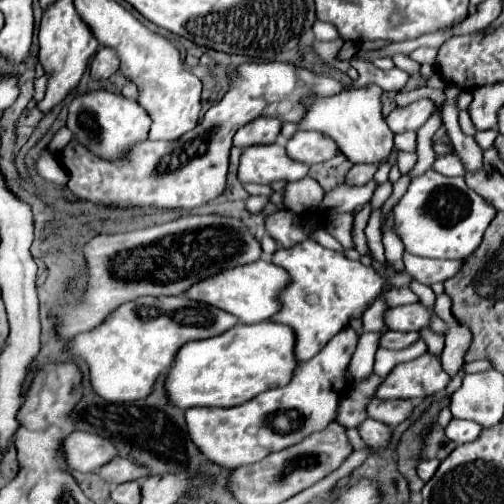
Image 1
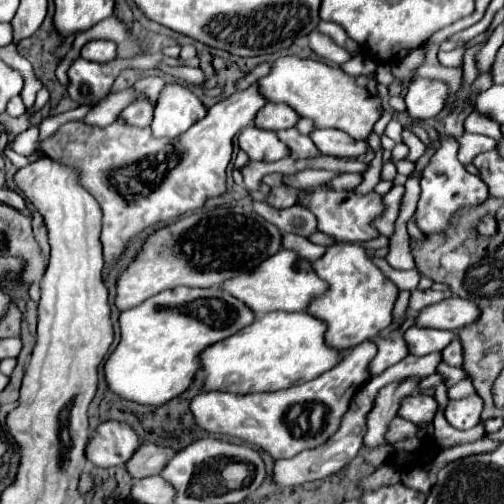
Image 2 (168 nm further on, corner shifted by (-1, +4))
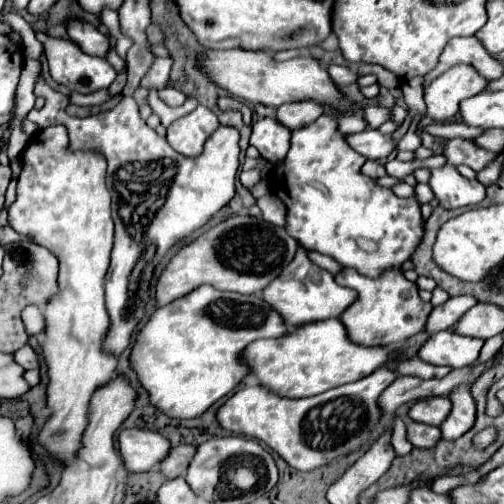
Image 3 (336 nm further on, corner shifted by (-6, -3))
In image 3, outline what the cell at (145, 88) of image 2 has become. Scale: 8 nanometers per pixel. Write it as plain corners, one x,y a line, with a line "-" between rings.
165,88
165,90
159,92
159,98
161,98
167,106
181,106
187,96
185,96
183,92
175,90
175,88

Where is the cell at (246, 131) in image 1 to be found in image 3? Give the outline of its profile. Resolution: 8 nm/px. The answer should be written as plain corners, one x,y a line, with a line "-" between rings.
301,100
295,104
283,104
277,108
277,120
289,130
303,128
315,122
323,114
323,106
317,100

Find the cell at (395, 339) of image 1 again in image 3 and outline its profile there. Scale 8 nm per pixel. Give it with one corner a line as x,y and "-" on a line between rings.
445,330
429,336
429,340
419,350
419,358
437,366
463,368
479,358
483,344
485,340
481,338
469,338
453,330

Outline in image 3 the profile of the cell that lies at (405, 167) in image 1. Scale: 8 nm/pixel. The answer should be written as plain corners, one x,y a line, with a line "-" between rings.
421,114
421,116
417,116
417,118
415,118
415,120
411,122
409,126
409,130
397,145
398,150
407,149
407,150
415,151
417,148
421,146
422,144
421,138
418,135
416,135
414,132
419,122
421,122
421,120
425,118
425,116
427,116
427,114

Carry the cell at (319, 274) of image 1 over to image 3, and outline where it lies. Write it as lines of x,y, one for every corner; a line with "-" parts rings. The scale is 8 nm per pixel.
353,268
343,270
335,276
339,284
345,282
347,288
359,292
359,298
343,312
341,322
345,324
349,338
363,346
397,346
425,328
427,316
433,306
419,298
417,286
409,282
401,270
387,270
381,278
367,278

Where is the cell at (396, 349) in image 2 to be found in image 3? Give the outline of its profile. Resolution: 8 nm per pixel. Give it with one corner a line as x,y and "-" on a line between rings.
419,358
399,362
399,374
419,376
419,378
443,378
449,372
451,372
451,368
447,368
447,366
431,366

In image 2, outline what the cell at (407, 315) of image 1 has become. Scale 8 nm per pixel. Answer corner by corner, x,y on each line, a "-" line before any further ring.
448,297
446,301
428,305
422,309
416,317
418,327
432,327
432,329
448,329
448,331
458,331
460,327
472,323
478,319
478,307
460,297

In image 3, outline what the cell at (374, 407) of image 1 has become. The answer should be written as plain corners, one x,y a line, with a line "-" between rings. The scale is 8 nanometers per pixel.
435,396
415,402
409,410
409,418
431,426
441,426
441,422
449,416
449,412
451,412
451,400
447,396

